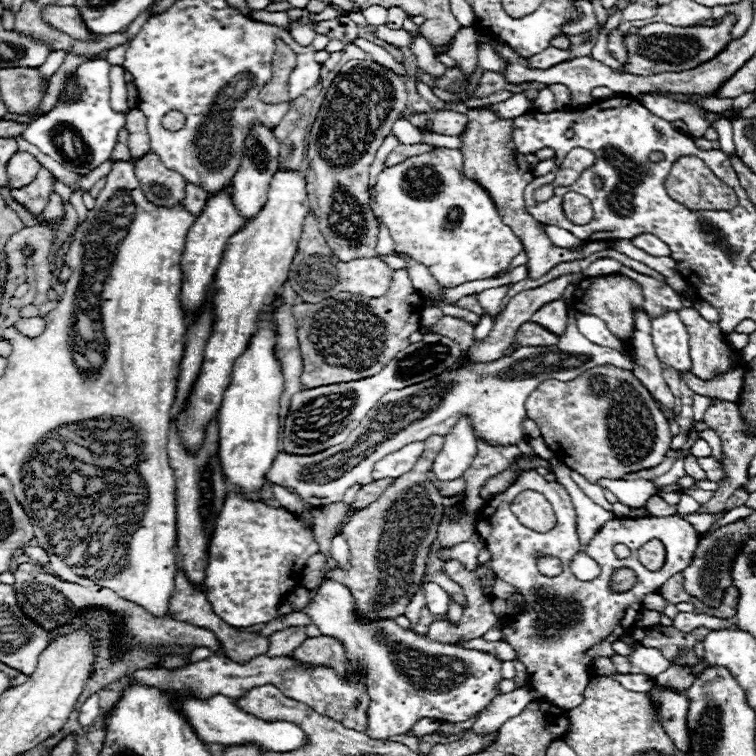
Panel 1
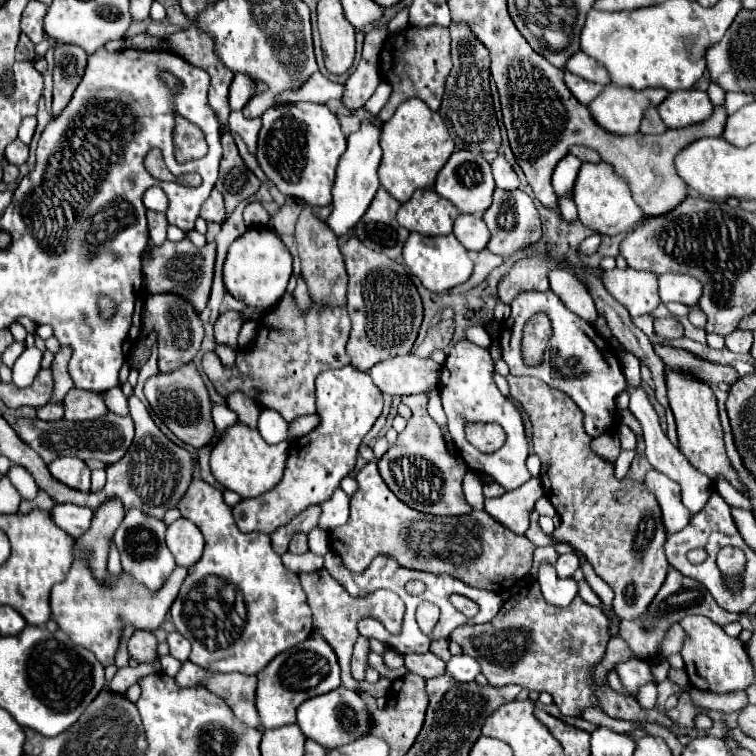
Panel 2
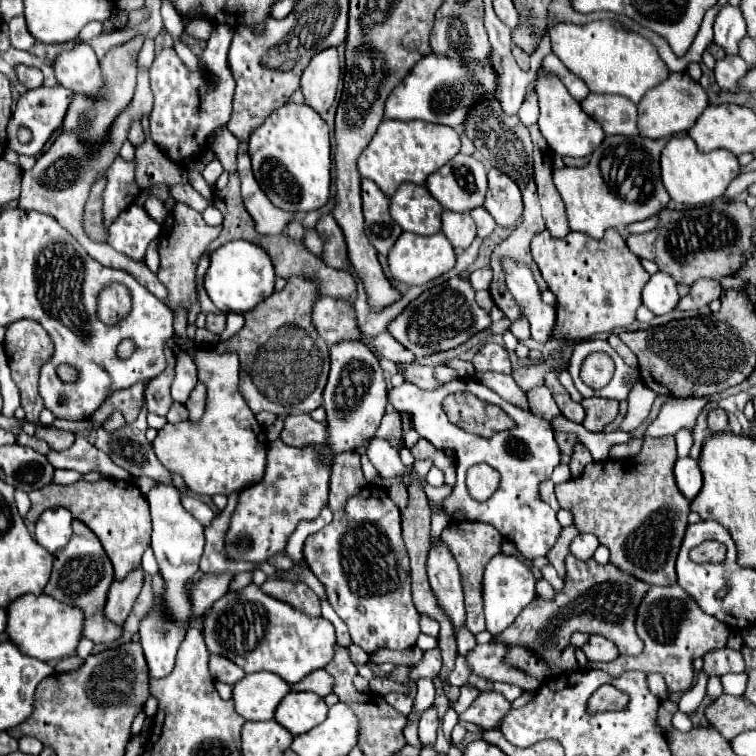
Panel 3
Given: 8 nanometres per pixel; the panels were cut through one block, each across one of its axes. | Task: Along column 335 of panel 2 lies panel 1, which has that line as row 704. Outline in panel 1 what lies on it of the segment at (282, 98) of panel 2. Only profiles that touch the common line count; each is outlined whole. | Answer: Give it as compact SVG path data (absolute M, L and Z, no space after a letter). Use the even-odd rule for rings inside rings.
M92 694L80 708L80 724L82 726L90 726L100 714L100 706L98 706L98 694Z

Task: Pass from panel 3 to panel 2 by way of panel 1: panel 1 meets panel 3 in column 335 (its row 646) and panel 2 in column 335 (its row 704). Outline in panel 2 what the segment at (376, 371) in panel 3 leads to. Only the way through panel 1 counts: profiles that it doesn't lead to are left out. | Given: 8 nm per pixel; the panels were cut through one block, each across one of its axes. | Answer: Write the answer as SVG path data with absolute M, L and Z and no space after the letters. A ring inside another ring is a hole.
M352 366L326 370L316 378L316 408L320 424L304 440L294 440L290 444L282 482L274 490L242 500L234 506L234 518L242 532L256 530L272 534L306 506L326 502L326 498L338 488L340 480L352 472L362 438L382 414L382 392L374 386L368 372L358 372Z

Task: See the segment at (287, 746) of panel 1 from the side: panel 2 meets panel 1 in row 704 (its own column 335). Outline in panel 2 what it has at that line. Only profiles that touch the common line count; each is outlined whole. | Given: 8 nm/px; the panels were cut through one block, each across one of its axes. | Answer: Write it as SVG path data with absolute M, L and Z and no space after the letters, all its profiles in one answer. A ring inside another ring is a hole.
M364 122L358 132L348 136L348 148L340 158L340 164L336 170L336 182L332 188L332 214L326 218L328 228L338 238L346 236L358 224L358 220L368 210L376 190L380 188L378 164L382 158L382 150L380 150L378 138L380 138L380 124L368 124L368 122Z

